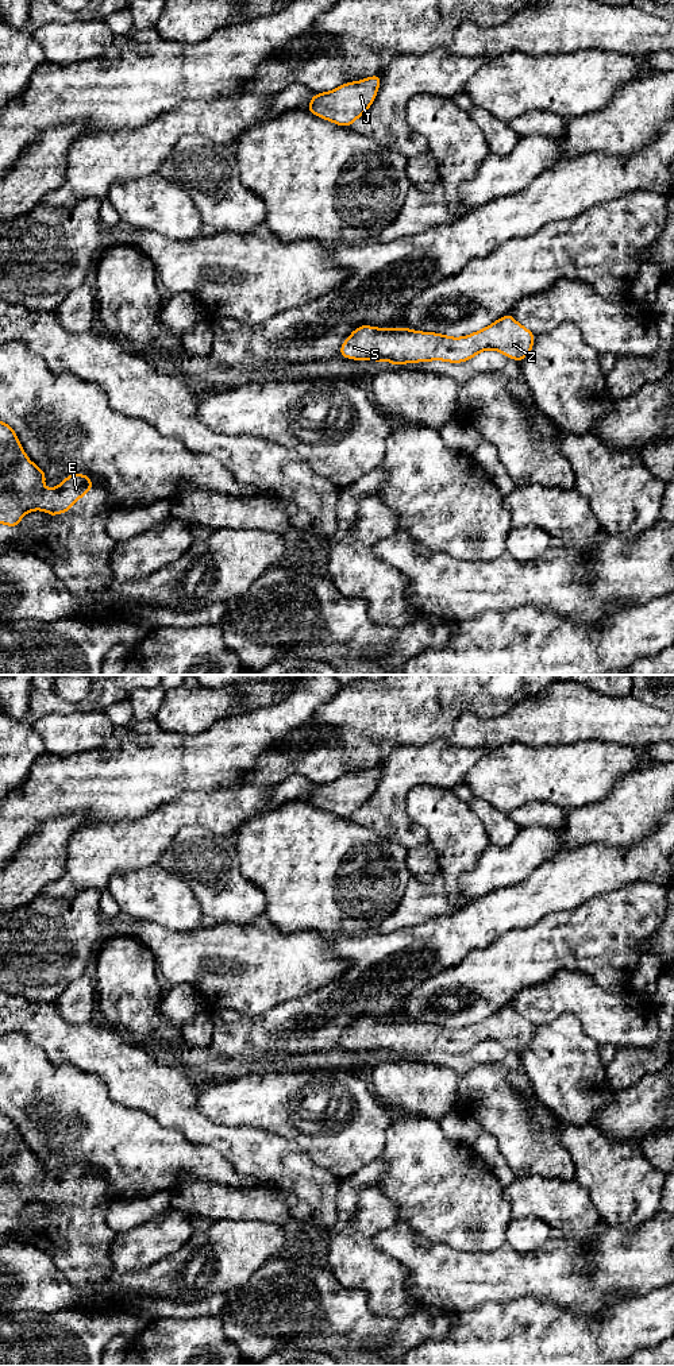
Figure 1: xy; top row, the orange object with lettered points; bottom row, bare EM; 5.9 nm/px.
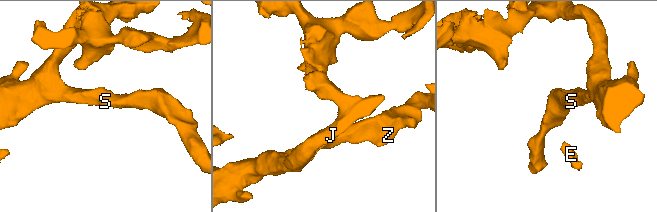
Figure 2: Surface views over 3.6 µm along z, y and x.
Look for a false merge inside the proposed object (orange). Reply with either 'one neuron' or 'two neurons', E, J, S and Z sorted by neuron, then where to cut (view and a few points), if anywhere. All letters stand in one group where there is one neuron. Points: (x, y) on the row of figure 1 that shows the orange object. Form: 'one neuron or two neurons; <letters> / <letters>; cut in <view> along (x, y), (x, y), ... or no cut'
one neuron; E J S Z; no cut

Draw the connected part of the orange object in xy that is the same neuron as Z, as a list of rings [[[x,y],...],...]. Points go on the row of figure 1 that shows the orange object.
[[[511,313],[463,337],[409,328],[361,325],[343,342],[339,355],[355,360],[404,363],[444,360],[461,363],[485,350],[494,350],[519,363],[532,351],[535,335]]]

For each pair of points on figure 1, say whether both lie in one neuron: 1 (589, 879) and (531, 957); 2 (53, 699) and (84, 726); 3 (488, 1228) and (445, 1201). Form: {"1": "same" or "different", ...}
{"1": "different", "2": "different", "3": "same"}

